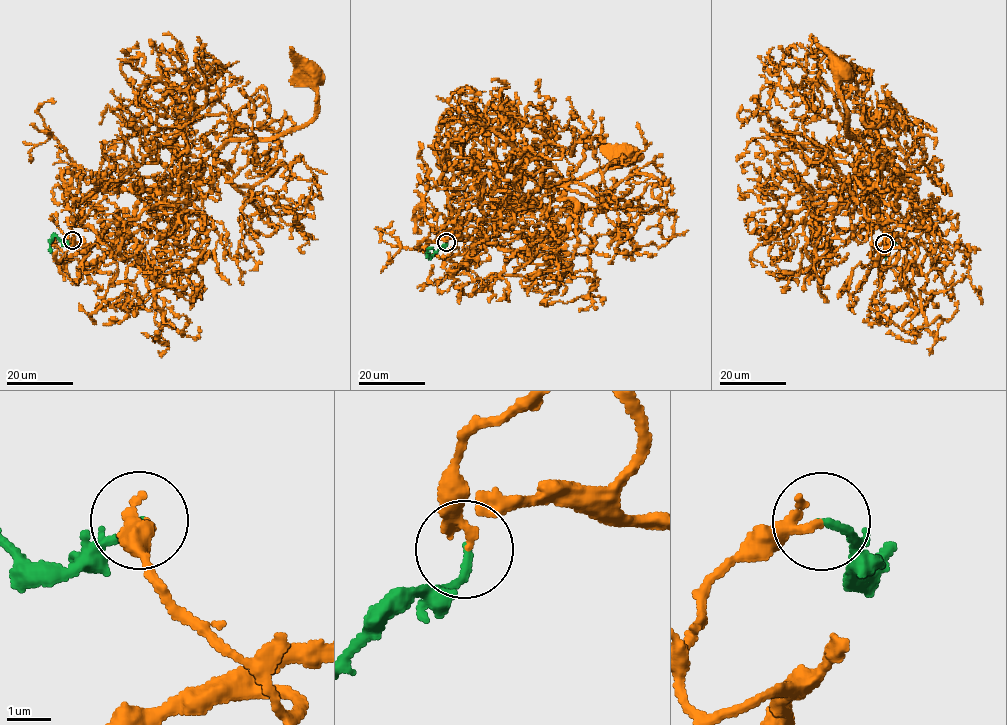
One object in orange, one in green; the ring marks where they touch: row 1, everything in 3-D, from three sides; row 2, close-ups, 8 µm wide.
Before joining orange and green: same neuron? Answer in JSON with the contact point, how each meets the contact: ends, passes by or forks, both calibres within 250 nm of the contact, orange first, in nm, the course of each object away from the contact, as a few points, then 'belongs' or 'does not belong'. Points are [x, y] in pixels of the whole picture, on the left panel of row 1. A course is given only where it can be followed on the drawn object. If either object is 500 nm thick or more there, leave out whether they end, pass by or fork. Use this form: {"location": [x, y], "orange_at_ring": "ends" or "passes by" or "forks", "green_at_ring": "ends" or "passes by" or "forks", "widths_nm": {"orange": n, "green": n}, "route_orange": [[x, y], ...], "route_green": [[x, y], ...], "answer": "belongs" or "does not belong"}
{"location": [72, 240], "orange_at_ring": "passes by", "green_at_ring": "ends", "widths_nm": {"orange": 140, "green": 170}, "route_orange": [[72, 240], [83, 255], [122, 233], [201, 162], [201, 184], [227, 168], [228, 142], [300, 129], [316, 76]], "route_green": [[72, 240], [64, 244], [53, 236], [50, 244], [53, 255]], "answer": "belongs"}

